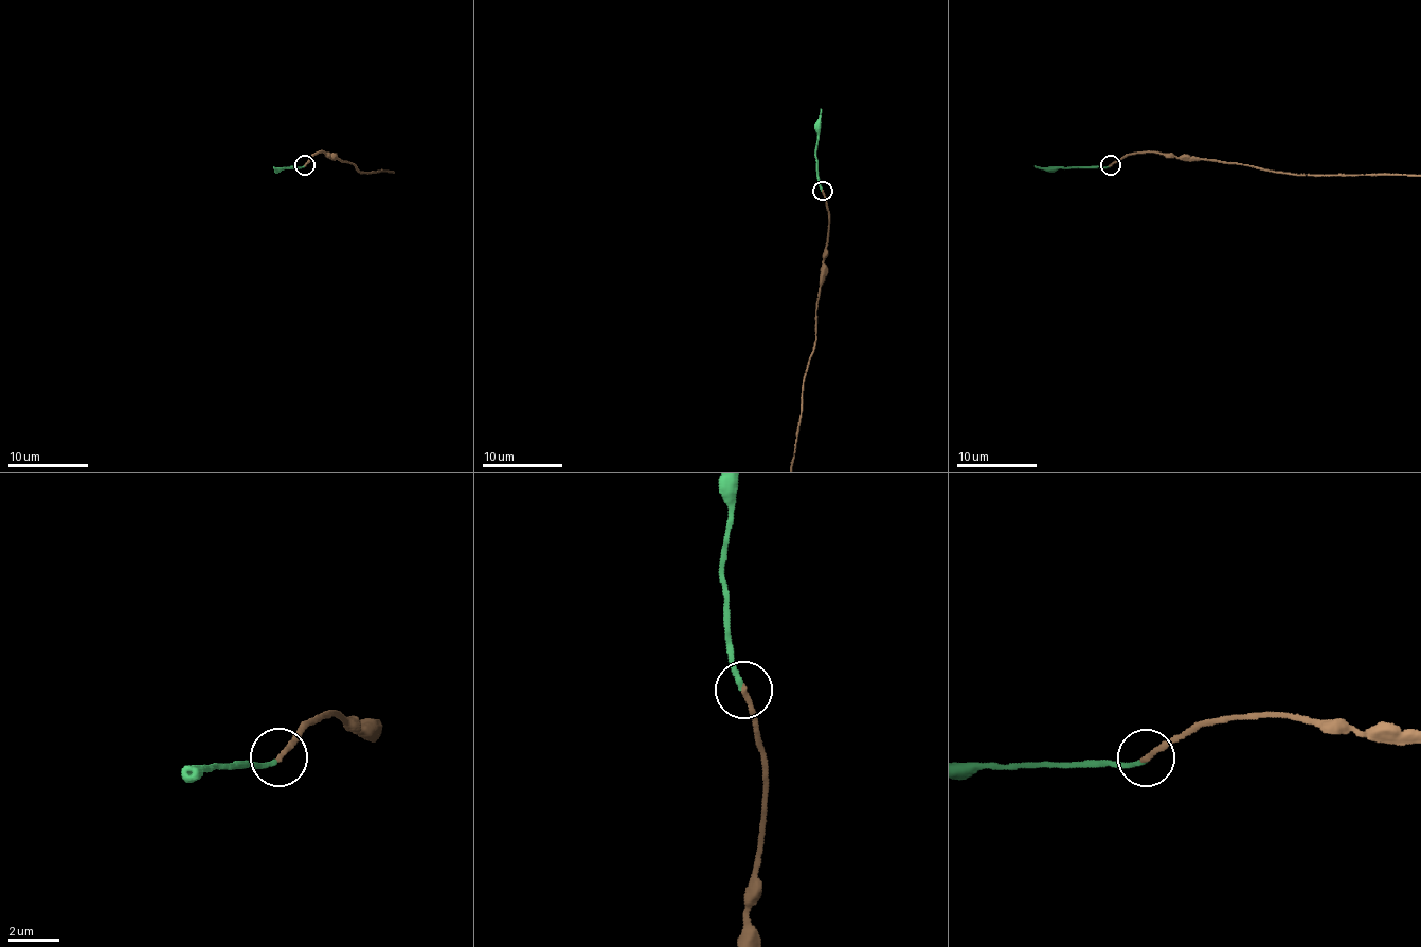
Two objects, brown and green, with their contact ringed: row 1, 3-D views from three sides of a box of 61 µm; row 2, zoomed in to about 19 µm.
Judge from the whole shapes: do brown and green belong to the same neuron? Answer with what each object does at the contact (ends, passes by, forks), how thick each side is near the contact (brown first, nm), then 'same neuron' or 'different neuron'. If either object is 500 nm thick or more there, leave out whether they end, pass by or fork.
brown ends | green ends | 200/180 nm | same neuron

